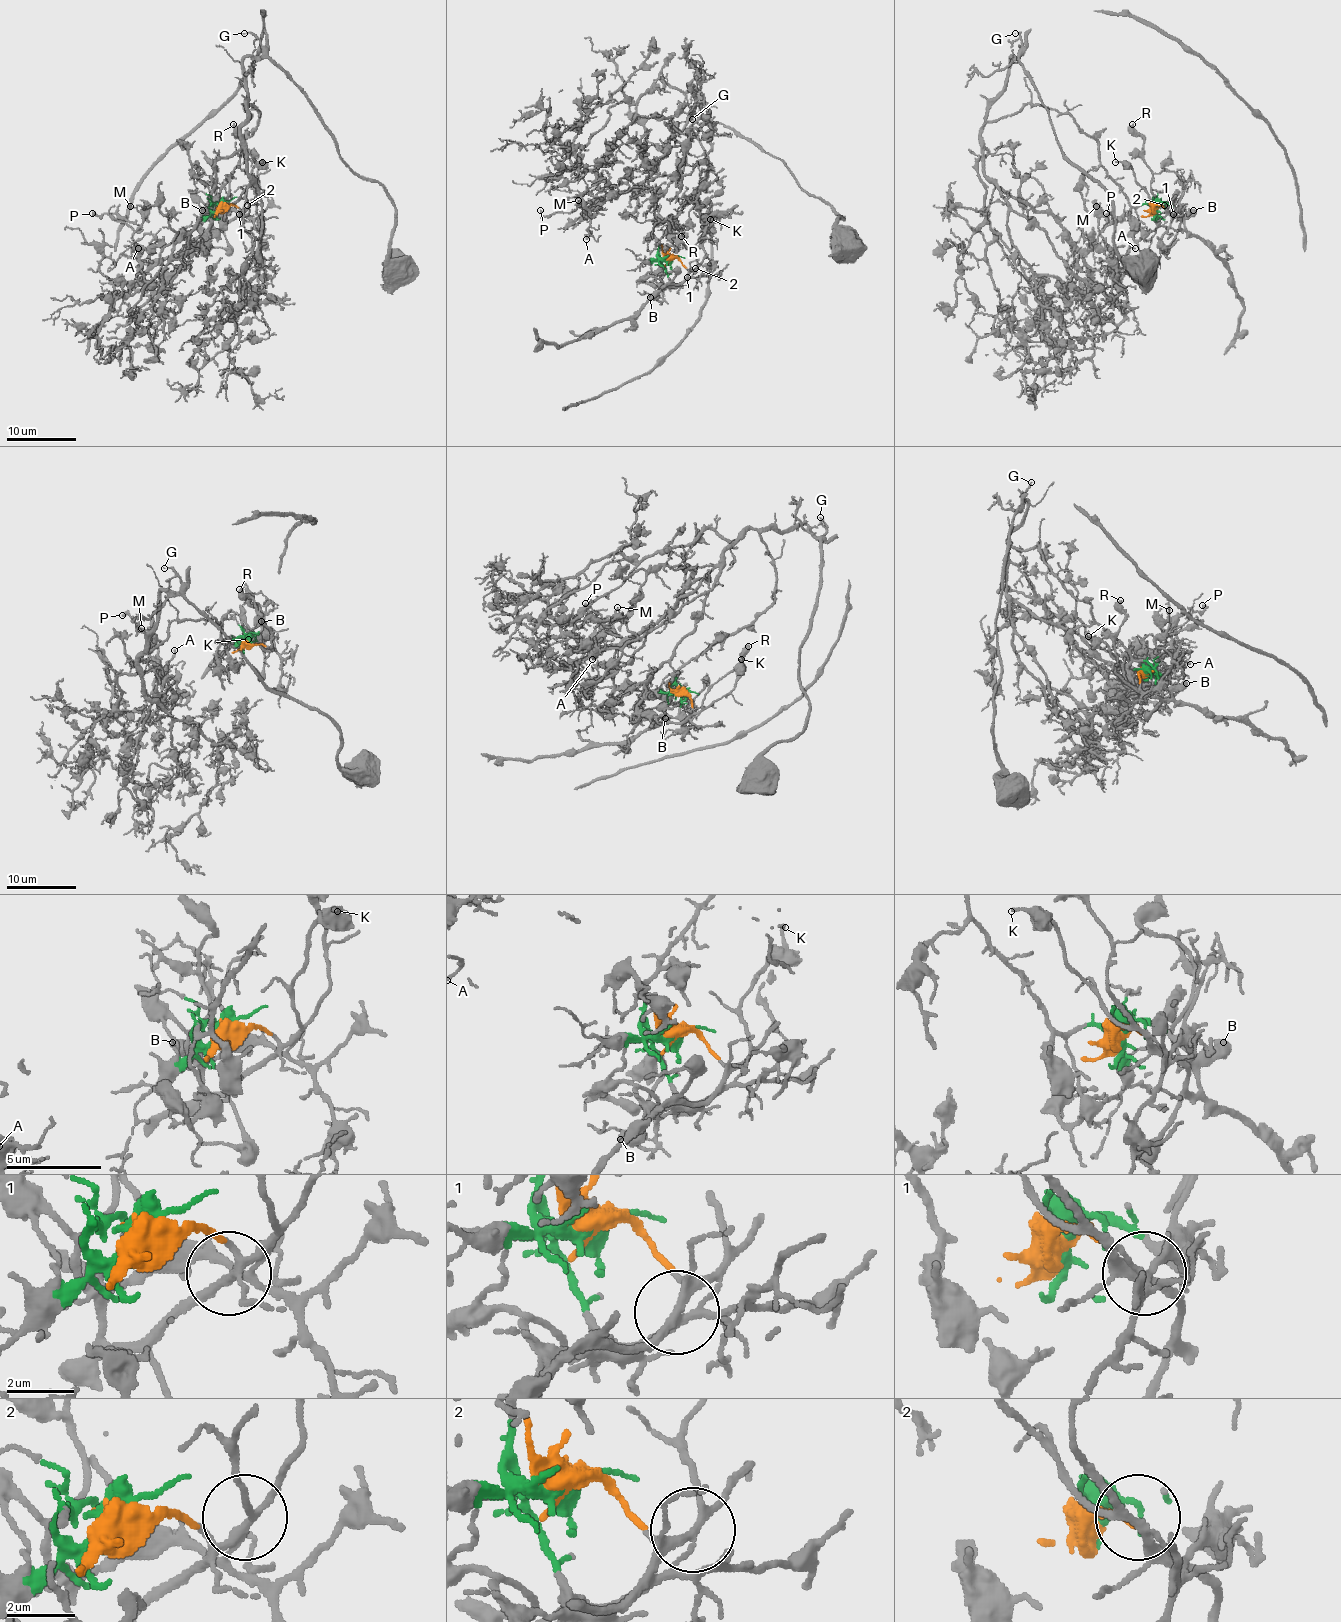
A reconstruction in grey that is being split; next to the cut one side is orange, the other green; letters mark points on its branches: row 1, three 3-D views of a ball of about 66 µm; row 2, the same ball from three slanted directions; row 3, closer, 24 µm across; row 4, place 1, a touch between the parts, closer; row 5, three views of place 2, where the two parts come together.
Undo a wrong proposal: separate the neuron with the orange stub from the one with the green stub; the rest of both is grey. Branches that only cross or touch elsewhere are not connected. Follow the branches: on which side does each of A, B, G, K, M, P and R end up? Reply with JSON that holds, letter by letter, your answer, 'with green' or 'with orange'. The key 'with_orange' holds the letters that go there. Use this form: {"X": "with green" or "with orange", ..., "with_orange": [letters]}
{"A": "with green", "B": "with orange", "G": "with green", "K": "with orange", "M": "with green", "P": "with green", "R": "with orange", "with_orange": ["B", "K", "R"]}

